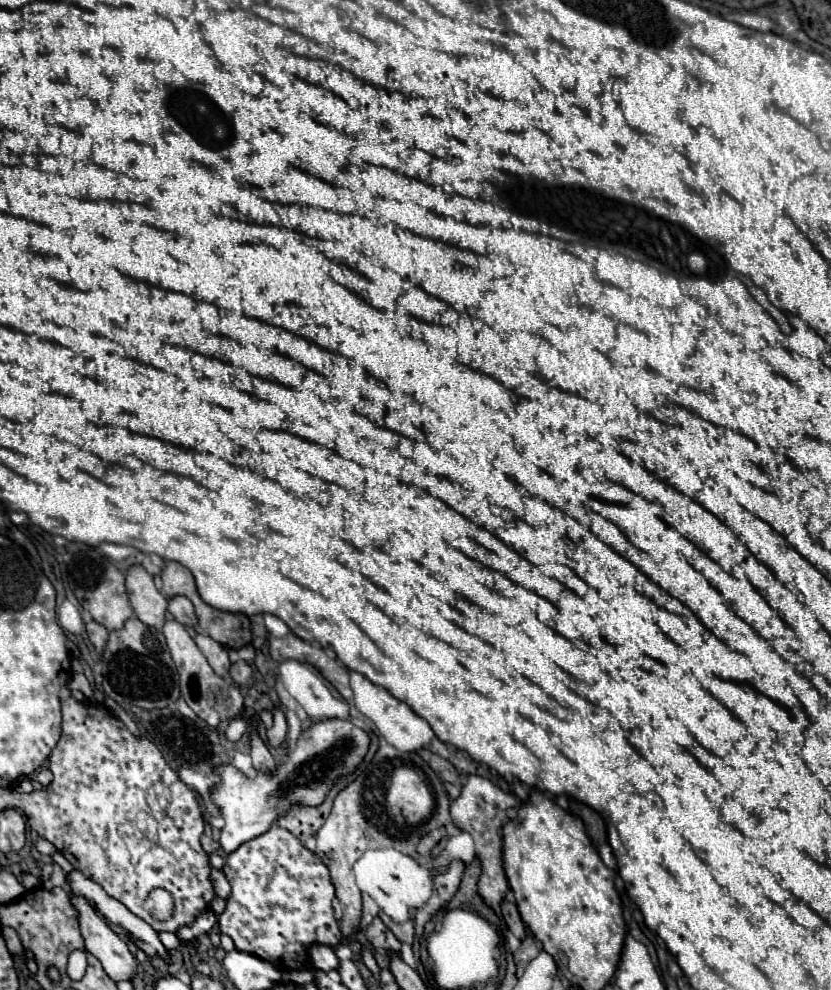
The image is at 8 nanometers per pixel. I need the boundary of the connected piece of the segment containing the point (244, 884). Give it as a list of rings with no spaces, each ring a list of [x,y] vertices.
[[[271,827],[267,833],[243,843],[225,857],[223,873],[231,883],[231,895],[217,923],[239,951],[257,955],[279,971],[291,971],[305,967],[313,943],[333,947],[341,941],[331,909],[335,889],[329,871],[289,831]]]

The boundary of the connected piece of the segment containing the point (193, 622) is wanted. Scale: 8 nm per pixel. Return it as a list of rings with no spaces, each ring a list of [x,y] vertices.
[[[175,597],[169,601],[169,613],[175,617],[175,621],[187,625],[187,627],[197,627],[197,615],[193,609],[193,603],[185,597]]]

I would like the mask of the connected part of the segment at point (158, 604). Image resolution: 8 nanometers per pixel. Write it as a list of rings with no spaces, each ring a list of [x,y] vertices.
[[[133,565],[127,571],[127,595],[137,619],[159,631],[167,619],[167,599],[157,591],[153,577],[141,565]]]

